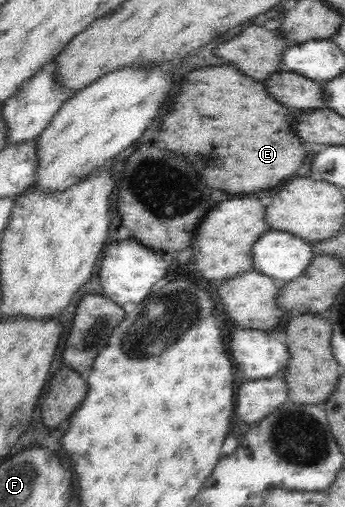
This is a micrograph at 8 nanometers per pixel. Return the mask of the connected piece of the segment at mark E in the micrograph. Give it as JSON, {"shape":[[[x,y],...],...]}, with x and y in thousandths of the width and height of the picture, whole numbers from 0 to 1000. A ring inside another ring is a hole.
{"shape":[[[658,124],[649,132],[551,140],[539,156],[528,156],[516,187],[504,187],[481,227],[470,231],[464,274],[493,298],[533,306],[597,365],[655,381],[730,381],[812,365],[823,353],[846,349],[887,306],[870,274],[846,258],[835,215],[777,191],[759,164],[719,156]]]}

